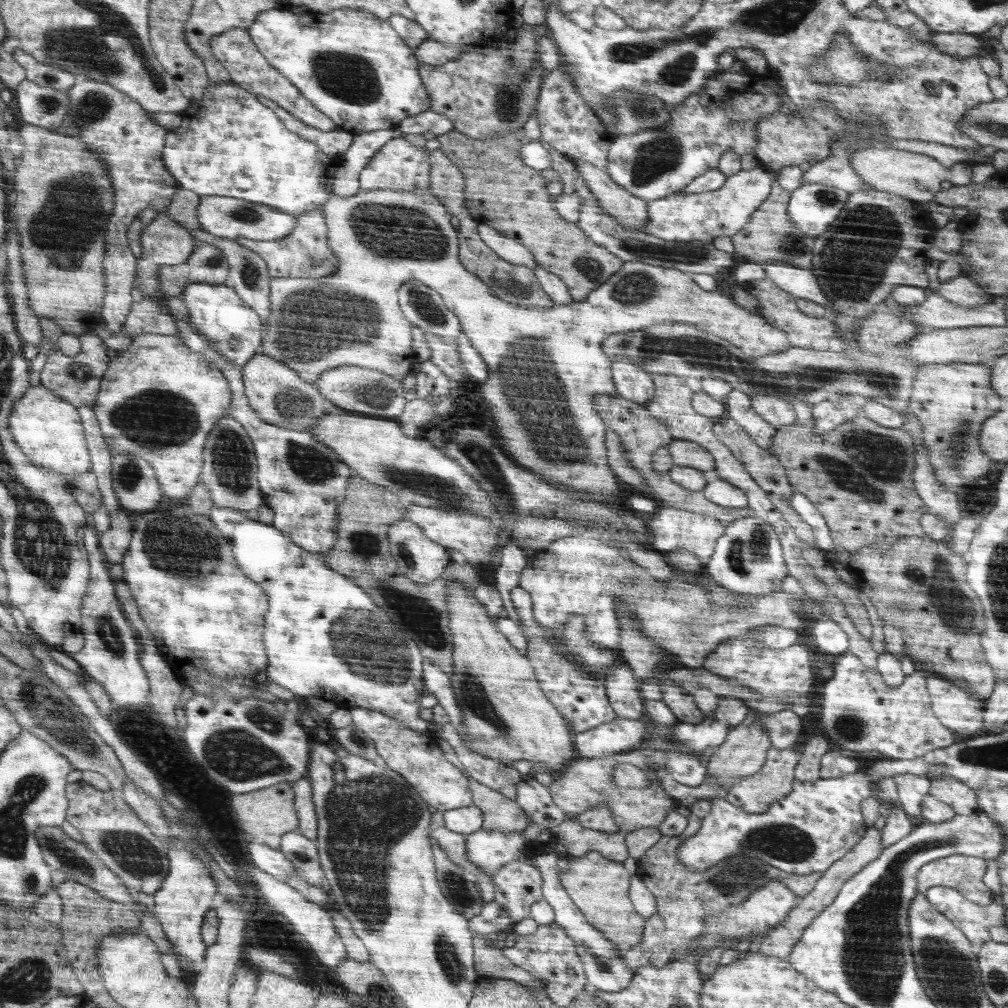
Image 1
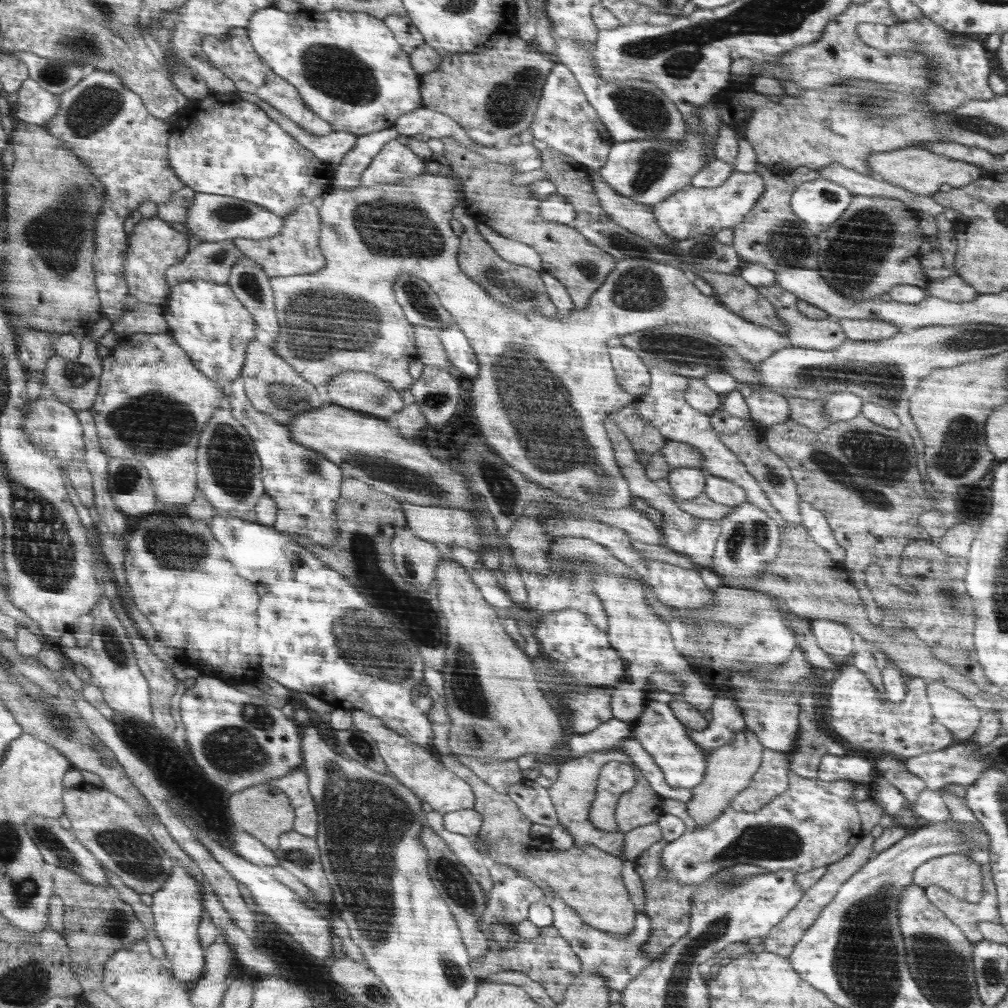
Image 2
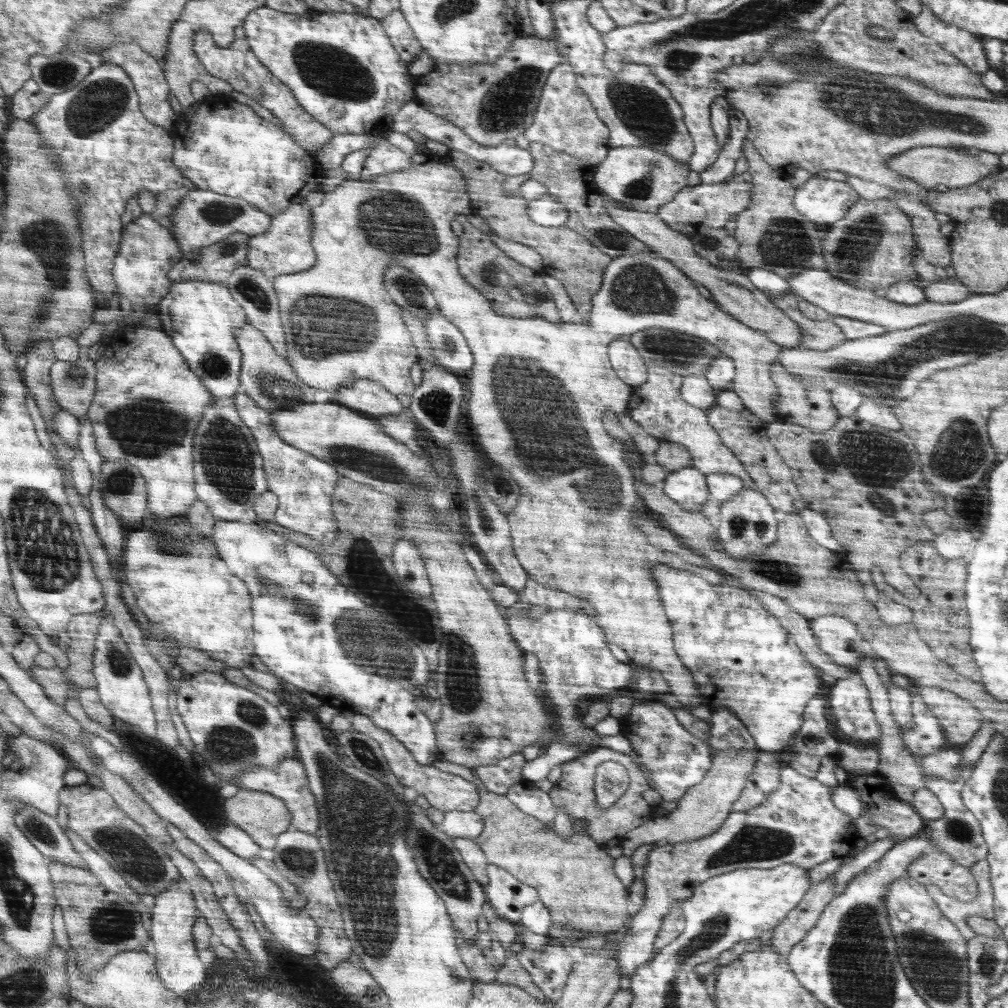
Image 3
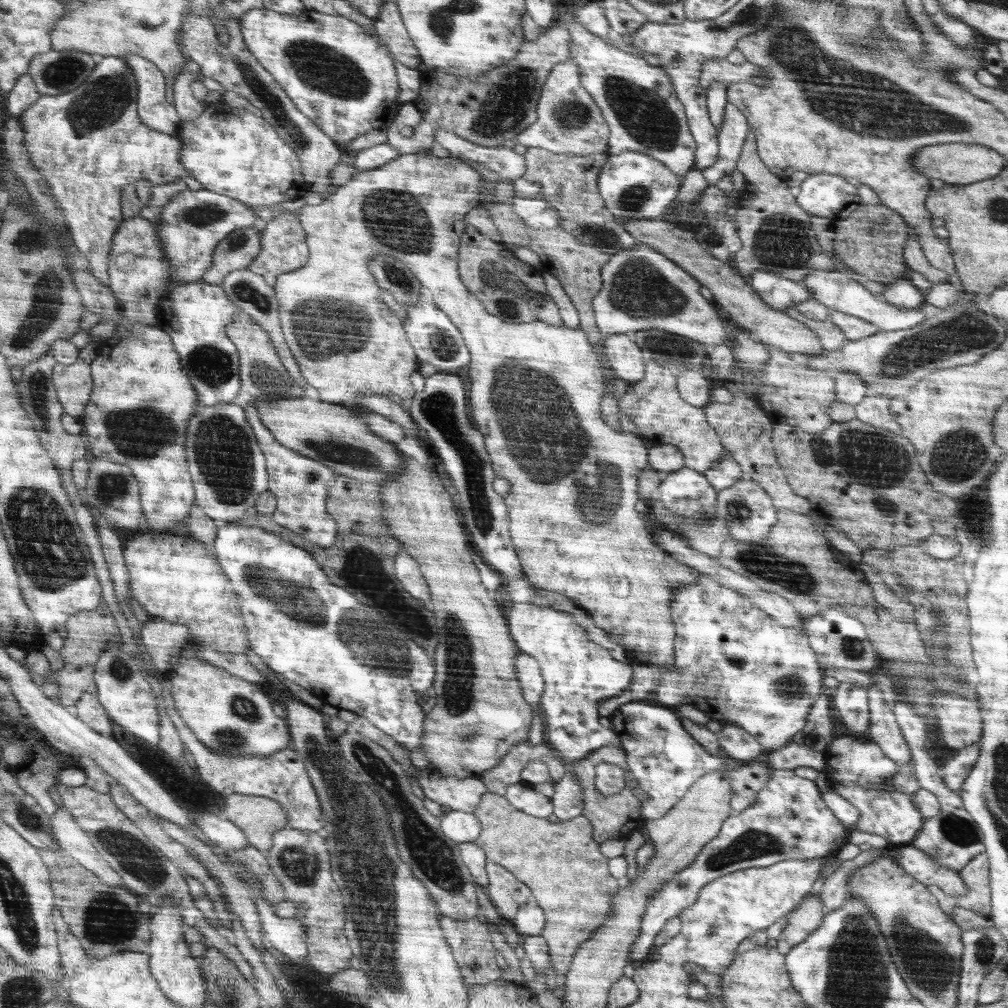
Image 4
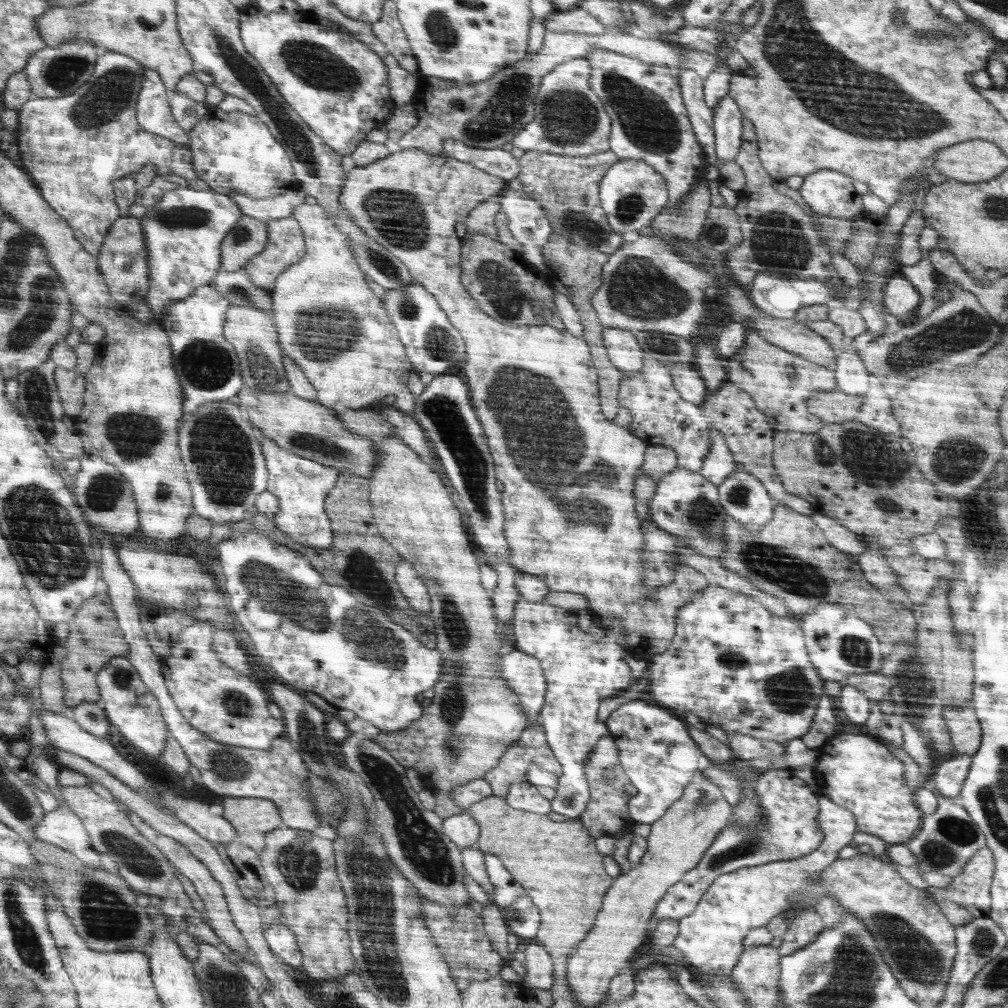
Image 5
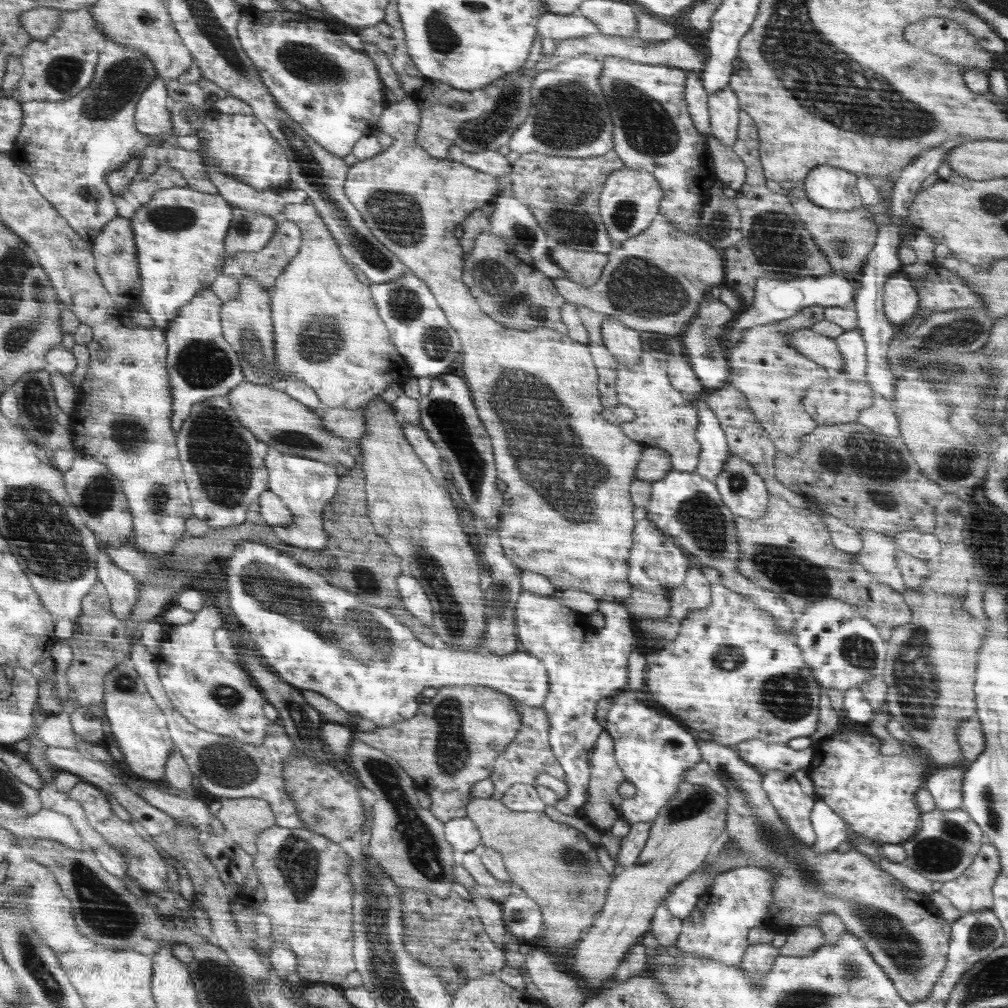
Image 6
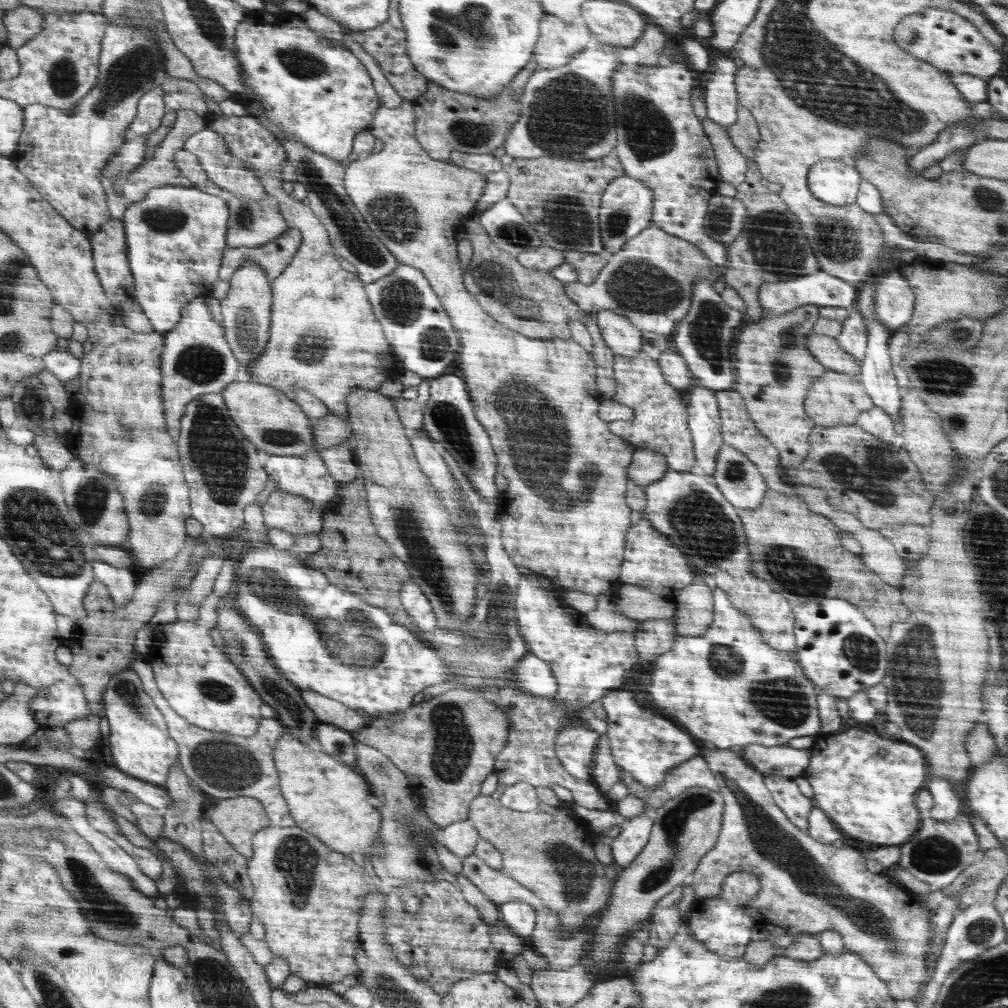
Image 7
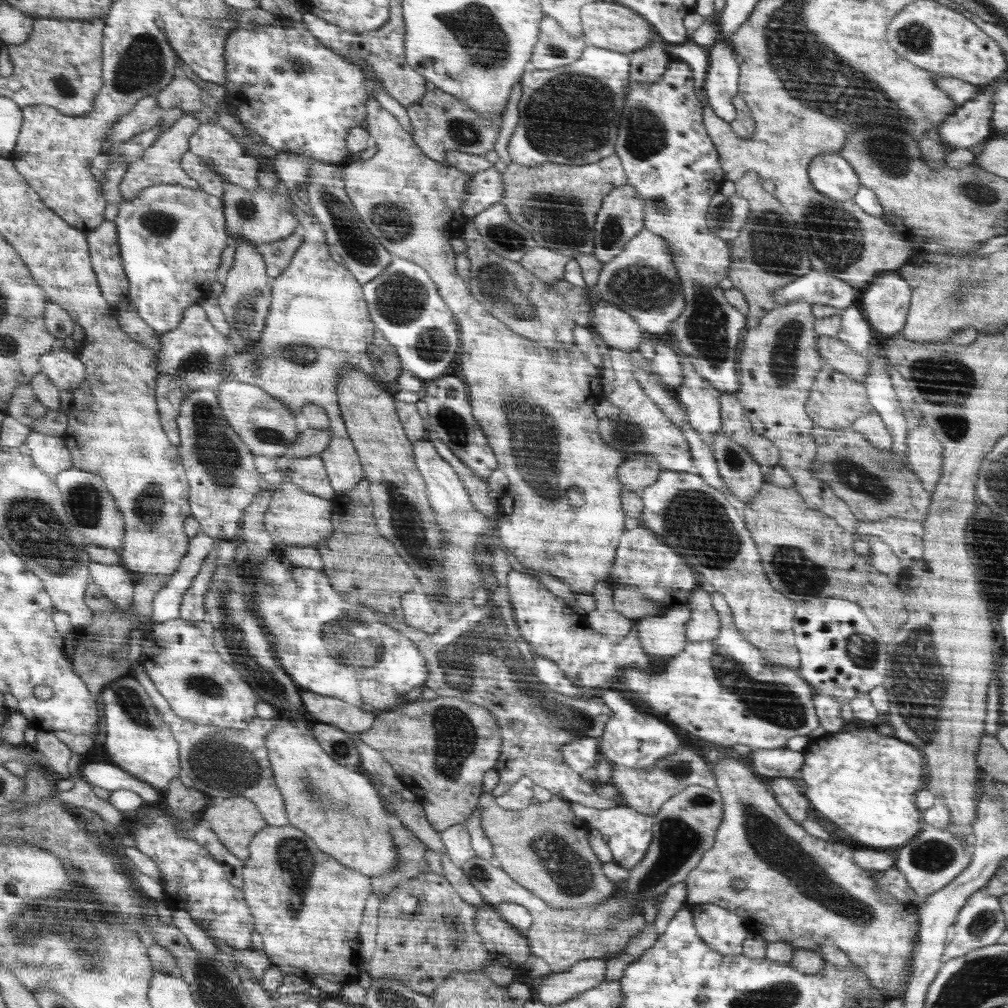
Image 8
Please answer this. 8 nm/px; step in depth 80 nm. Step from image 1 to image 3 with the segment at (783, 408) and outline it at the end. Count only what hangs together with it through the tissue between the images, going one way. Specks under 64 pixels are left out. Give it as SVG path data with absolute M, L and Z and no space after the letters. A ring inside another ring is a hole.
M430 154L412 155L410 162L410 167L398 172L376 176L372 180L362 178L346 181L336 188L328 189L321 205L311 207L312 243L317 264L308 270L278 276L272 282L286 339L285 357L269 343L261 329L254 328L248 322L239 328L237 343L244 357L240 392L252 397L258 406L267 411L315 403L311 387L327 390L330 396L335 397L338 388L350 387L358 379L380 383L394 396L411 395L416 388L409 375L418 360L416 347L406 332L399 306L383 283L388 264L402 264L404 268L410 268L433 293L440 312L453 321L470 342L475 360L475 372L468 374L471 424L478 434L478 442L482 446L480 450L497 467L510 471L521 490L517 507L507 517L513 551L520 566L539 583L588 601L596 610L593 622L607 636L608 643L623 648L631 662L639 664L642 669L660 671L678 702L686 706L702 706L703 696L697 689L693 674L680 660L676 648L672 648L673 622L665 613L661 594L656 594L656 584L652 580L656 577L650 576L654 564L668 565L678 571L691 573L696 565L682 560L680 555L650 544L645 533L626 520L630 518L632 506L639 495L634 488L633 466L640 465L642 468L646 462L632 441L631 446L627 446L625 441L610 434L604 425L606 411L624 411L632 399L632 387L614 372L608 346L620 336L633 335L654 327L690 333L714 343L734 361L735 377L730 389L738 394L746 409L768 423L777 420L774 403L778 399L779 389L770 379L769 365L780 354L782 347L765 332L750 328L750 325L734 320L730 313L722 312L714 302L710 302L710 298L702 298L696 290L694 279L690 280L688 274L678 269L673 262L656 254L612 258L605 269L604 282L592 298L591 315L585 321L554 323L540 317L502 316L493 309L483 293L461 274L456 274L458 238L450 230L450 222L460 214L471 213L473 198L470 198L466 176L452 162Z

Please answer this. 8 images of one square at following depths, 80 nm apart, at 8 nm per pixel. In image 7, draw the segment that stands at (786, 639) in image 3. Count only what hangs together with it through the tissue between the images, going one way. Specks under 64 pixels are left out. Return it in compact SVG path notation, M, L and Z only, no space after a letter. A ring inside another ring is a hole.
M714 589L714 612L718 614L714 618L713 627L706 632L706 636L696 636L694 637L678 637L676 644L670 650L659 654L653 660L655 666L651 674L648 674L644 680L641 692L644 694L650 694L648 698L658 706L662 708L668 716L676 718L688 733L701 741L709 741L718 749L736 749L739 750L750 744L760 745L764 747L774 747L787 745L792 738L798 736L816 736L821 731L821 717L820 710L817 708L817 696L819 695L819 690L817 685L809 680L805 676L805 672L802 672L801 665L796 662L796 658L792 658L789 654L780 654L778 649L770 647L768 644L762 640L760 632L754 630L754 626L750 624L750 619L741 609L733 608L732 602L729 600L727 592L722 592L722 589Z

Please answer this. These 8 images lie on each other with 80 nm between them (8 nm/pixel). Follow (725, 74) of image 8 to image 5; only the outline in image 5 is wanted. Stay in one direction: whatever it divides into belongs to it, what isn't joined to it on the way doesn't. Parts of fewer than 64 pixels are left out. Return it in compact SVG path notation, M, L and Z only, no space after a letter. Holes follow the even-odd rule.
M728 94L713 109L716 154L720 163L734 161L740 151L743 115L736 101Z

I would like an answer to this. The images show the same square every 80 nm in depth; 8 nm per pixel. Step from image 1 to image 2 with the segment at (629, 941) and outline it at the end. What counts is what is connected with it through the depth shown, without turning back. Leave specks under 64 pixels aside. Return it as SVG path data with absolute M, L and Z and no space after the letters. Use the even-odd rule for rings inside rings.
M438 755L444 766L462 778L476 796L476 809L484 817L480 840L489 848L489 863L507 864L515 868L518 876L532 880L543 890L544 900L556 895L562 897L592 928L622 937L635 930L635 905L622 880L623 860L596 848L593 844L557 850L550 838L530 837L533 822L522 814L516 803L506 794L493 789L480 780L467 766L460 764L455 755Z

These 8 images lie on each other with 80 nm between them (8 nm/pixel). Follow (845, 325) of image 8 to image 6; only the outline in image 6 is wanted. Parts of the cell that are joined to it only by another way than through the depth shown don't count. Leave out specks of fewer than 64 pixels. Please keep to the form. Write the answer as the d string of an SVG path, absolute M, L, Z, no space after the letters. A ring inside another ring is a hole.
M857 325L852 330L844 330L836 338L836 341L845 361L839 372L843 373L843 376L849 381L862 381L864 383L867 367L867 350L860 327Z

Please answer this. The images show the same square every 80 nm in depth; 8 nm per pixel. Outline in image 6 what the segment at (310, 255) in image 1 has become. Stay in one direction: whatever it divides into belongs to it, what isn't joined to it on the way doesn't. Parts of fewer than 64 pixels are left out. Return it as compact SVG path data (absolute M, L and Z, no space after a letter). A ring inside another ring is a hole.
M282 221L277 223L276 232L269 240L269 244L258 252L242 252L236 253L236 257L224 258L224 265L222 268L222 275L231 276L238 279L241 276L251 276L255 278L258 284L261 284L264 288L270 290L277 282L278 276L285 271L287 267L292 263L294 258L298 256L298 252L301 251L302 244L304 243L301 228L294 221Z

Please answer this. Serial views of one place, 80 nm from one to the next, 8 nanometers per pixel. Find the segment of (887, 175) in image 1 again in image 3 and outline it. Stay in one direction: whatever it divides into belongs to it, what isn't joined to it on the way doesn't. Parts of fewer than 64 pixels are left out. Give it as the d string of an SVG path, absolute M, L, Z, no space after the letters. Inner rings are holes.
M917 147L912 151L898 155L889 162L889 168L894 172L900 172L902 176L908 176L912 181L922 185L926 192L934 191L938 185L944 185L949 189L963 188L978 183L985 176L992 175L1000 169L1001 158L997 153L979 151L976 156L964 154L965 148L956 147Z

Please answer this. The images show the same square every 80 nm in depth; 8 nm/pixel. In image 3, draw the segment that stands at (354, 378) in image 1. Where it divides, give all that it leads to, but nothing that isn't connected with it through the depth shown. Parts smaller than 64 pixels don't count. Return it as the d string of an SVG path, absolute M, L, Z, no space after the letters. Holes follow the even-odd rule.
M358 379L350 387L338 388L336 393L333 402L365 416L397 415L406 410L397 396L370 379Z

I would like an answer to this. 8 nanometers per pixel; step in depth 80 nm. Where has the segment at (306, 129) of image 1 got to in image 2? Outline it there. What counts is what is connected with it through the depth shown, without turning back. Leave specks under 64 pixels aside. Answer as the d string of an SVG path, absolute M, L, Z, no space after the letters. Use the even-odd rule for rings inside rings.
M241 92L243 99L253 101L260 108L264 109L270 120L276 121L285 132L290 133L290 136L296 138L302 146L309 149L318 160L324 161L330 166L330 169L336 168L342 162L344 156L356 146L357 136L350 132L338 132L334 130L330 135L314 136L306 130L302 130L300 126L296 126L292 120L288 120L282 111L274 108L271 104L264 102L261 98L254 96L252 93Z

